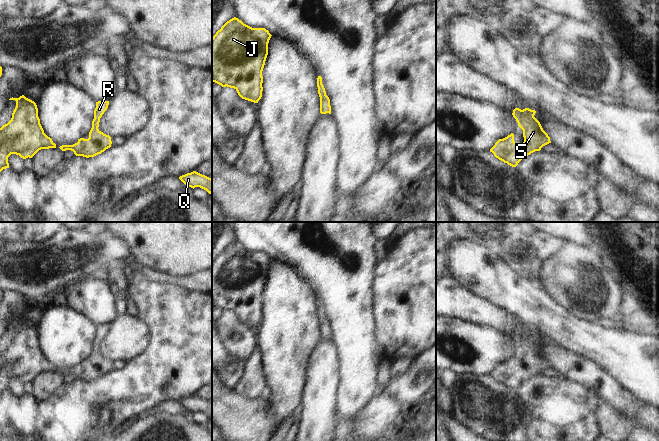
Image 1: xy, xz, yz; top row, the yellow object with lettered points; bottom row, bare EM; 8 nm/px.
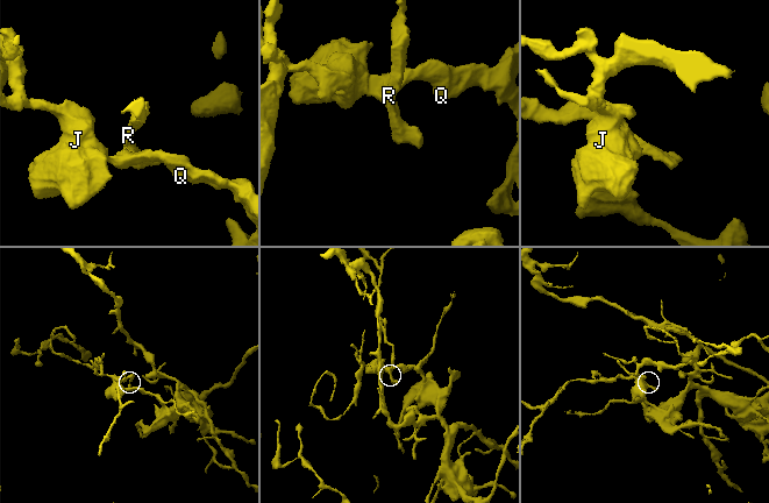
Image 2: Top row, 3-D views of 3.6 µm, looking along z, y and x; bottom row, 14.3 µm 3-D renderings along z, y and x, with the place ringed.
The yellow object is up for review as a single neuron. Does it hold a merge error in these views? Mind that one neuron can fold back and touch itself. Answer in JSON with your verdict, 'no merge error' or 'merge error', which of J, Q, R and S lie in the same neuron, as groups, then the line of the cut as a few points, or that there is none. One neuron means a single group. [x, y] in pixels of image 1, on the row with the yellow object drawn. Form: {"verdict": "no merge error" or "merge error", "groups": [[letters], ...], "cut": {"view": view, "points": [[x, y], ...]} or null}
{"verdict": "no merge error", "groups": [["J", "Q", "R", "S"]], "cut": null}

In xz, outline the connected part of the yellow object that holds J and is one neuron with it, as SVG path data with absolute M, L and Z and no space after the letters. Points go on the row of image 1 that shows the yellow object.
M236 17L227 21L212 37L212 82L234 88L242 99L258 103L271 36L265 28L252 28Z

